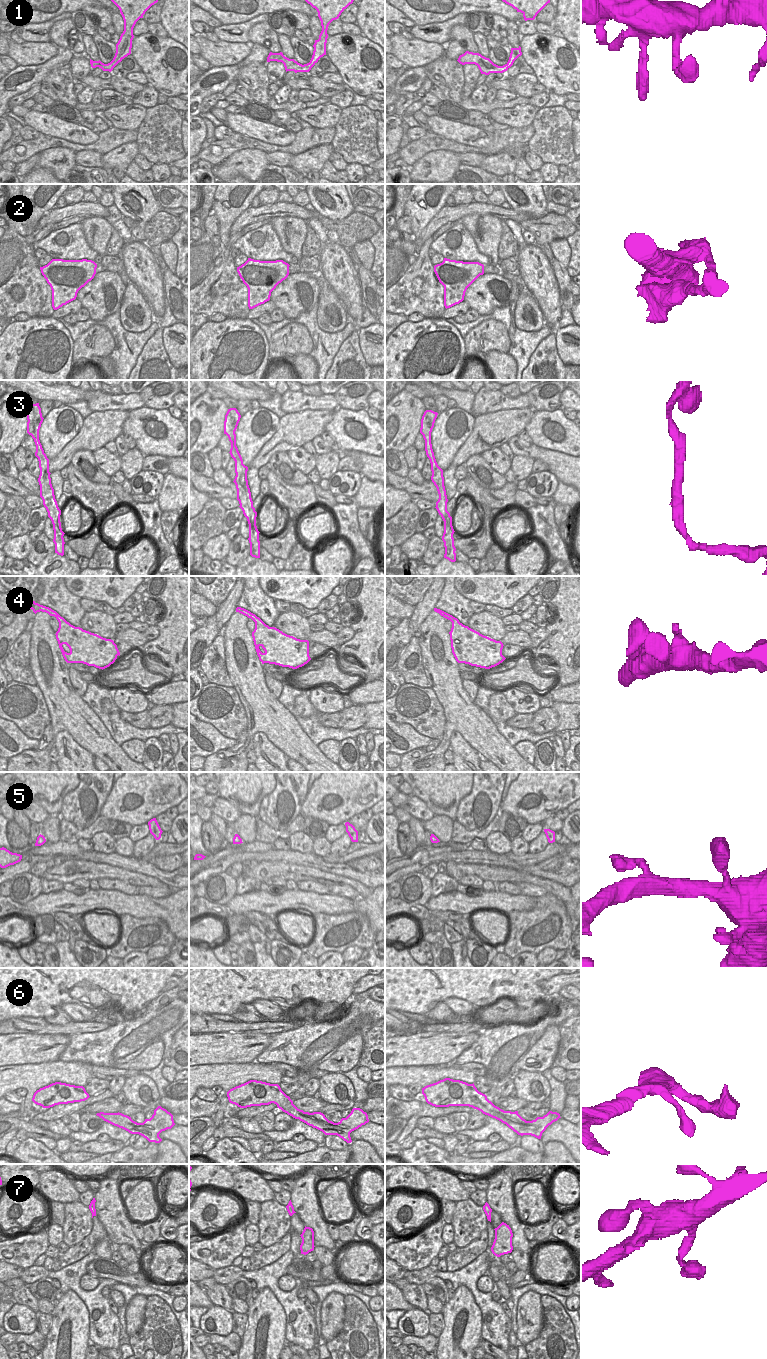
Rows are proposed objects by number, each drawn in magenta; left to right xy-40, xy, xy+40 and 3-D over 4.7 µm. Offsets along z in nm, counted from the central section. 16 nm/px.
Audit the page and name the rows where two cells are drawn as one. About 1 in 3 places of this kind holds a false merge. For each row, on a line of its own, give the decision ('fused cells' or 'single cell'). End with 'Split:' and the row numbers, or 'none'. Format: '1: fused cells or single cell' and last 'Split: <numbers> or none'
1: single cell
2: fused cells
3: single cell
4: single cell
5: single cell
6: single cell
7: single cell
Split: 2

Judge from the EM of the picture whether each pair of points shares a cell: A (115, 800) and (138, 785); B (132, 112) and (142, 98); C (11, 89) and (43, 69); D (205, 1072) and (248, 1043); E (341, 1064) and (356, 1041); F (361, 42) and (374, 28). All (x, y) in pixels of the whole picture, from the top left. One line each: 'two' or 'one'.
A: one
B: two
C: one
D: two
E: one
F: two

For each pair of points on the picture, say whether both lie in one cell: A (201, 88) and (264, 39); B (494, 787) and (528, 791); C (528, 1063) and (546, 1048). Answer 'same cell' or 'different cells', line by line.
A: different cells
B: different cells
C: same cell

